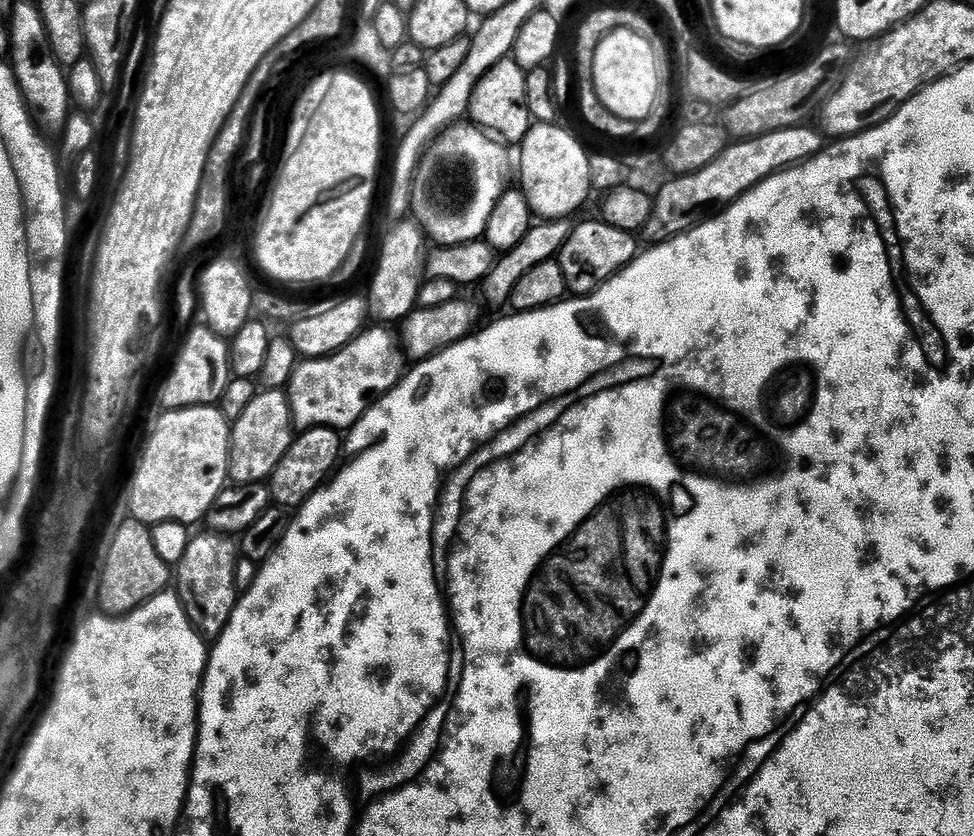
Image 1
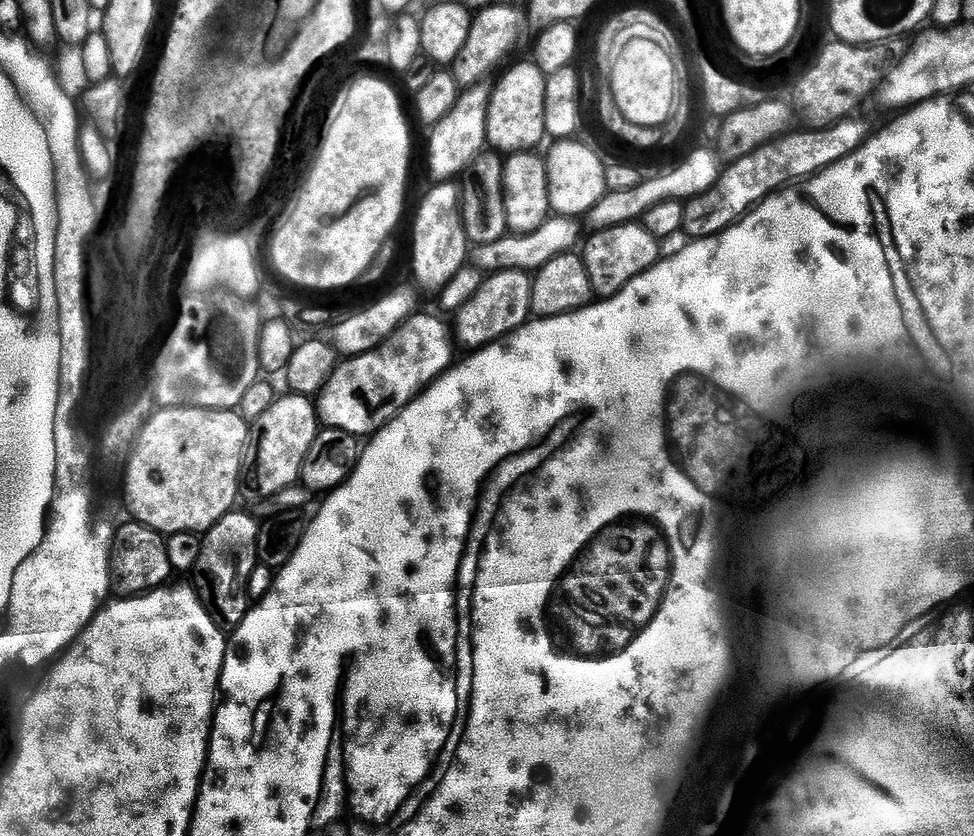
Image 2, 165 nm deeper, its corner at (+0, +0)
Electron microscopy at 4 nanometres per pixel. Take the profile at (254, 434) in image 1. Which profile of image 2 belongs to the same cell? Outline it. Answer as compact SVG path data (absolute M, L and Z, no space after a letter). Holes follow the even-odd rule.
M281 395L272 403L270 410L254 422L255 431L256 428L260 431L260 441L256 444L256 488L261 497L278 494L299 481L306 450L310 450L310 442L314 442L316 433L322 427L317 405L309 397L287 395Z

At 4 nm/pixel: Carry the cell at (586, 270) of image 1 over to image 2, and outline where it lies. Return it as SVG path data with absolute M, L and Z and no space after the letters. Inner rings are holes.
M633 222L613 228L602 228L591 234L593 236L588 241L583 241L582 259L586 274L590 278L590 286L597 297L607 298L618 294L634 278L638 278L638 274L650 270L657 260L661 259L661 241L647 232L643 223Z

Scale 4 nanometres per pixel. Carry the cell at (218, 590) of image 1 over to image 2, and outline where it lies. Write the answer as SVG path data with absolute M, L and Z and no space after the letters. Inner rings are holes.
M240 511L227 512L213 528L203 533L202 554L198 554L198 562L190 573L191 583L206 614L210 614L216 625L225 630L235 630L248 613L248 580L258 563L256 543L260 524L255 515L252 517L250 513Z

